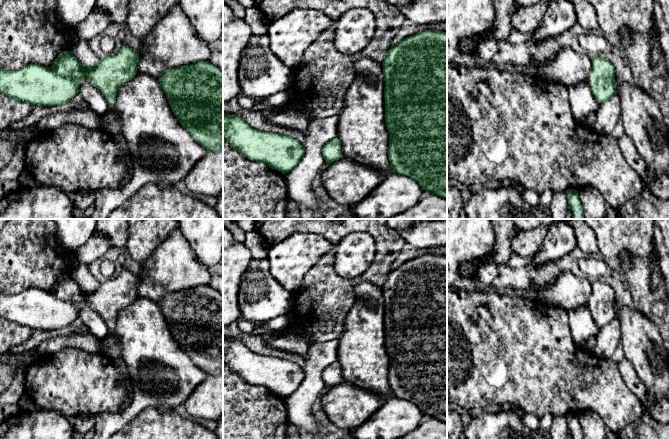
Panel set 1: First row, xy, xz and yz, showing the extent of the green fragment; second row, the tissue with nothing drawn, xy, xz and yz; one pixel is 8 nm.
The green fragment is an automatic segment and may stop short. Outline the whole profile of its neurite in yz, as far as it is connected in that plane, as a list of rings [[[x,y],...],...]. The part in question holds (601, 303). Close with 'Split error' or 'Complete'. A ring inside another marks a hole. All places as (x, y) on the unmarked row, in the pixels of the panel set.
[[[593,279],[592,292],[589,297],[589,310],[595,323],[601,327],[616,318],[615,293],[613,288],[597,279]]]. Complete

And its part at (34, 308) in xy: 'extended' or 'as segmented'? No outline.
as segmented

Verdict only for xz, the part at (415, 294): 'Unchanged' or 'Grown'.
Unchanged

